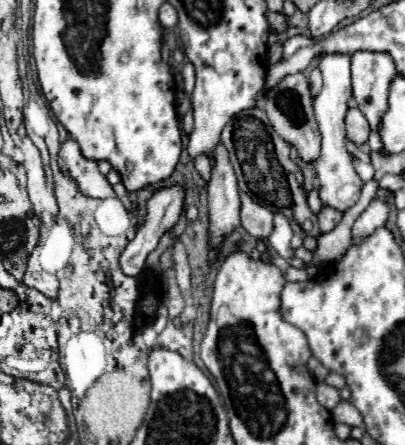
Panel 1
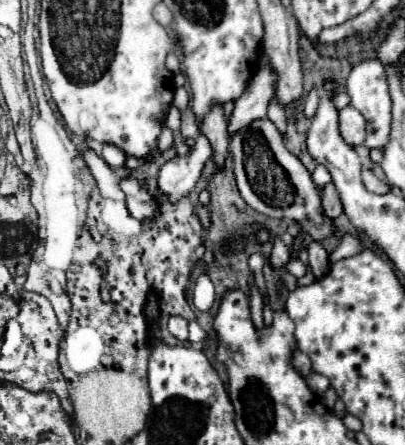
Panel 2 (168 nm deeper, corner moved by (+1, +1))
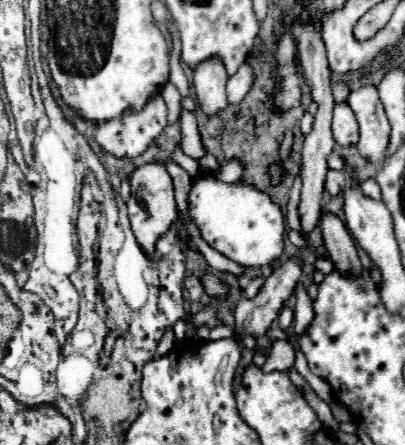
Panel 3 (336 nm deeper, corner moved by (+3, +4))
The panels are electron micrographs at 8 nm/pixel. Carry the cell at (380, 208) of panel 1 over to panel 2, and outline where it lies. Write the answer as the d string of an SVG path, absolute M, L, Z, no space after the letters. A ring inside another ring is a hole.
M345 235L343 241L341 241L341 245L329 255L329 261L335 263L335 261L339 261L339 259L353 257L353 255L357 255L359 251L361 251L361 241L359 241L357 237L353 237L353 235Z

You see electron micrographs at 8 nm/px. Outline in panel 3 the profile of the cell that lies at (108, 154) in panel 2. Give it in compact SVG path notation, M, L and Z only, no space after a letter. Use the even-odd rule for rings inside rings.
M157 94L153 100L149 100L149 104L145 106L143 112L139 112L139 114L125 112L125 116L121 116L121 120L109 120L109 122L99 124L95 140L99 142L99 146L105 152L113 154L115 158L135 158L149 148L149 144L163 132L165 126L167 126L167 106L165 106L163 98Z

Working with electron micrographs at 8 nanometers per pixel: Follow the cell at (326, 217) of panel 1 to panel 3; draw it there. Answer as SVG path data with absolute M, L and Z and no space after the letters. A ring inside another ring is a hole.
M329 170L327 172L327 180L325 180L325 190L331 194L331 196L339 196L341 194L341 190L343 190L343 186L345 186L345 172L341 170L341 172L333 172L333 170Z

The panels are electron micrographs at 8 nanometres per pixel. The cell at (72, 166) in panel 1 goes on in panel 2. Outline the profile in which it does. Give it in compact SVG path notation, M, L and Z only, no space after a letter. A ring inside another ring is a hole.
M93 149L85 151L83 153L83 159L89 165L89 169L91 169L91 173L93 173L93 177L97 181L99 191L101 191L103 197L109 197L109 199L125 199L125 195L123 195L123 191L119 187L119 181L121 181L119 175L111 167L107 167L107 163Z

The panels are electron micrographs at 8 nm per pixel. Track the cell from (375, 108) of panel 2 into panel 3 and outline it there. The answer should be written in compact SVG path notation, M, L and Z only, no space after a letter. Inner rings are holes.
M361 86L357 90L349 92L347 104L357 116L361 136L357 142L357 148L363 158L367 158L371 164L379 166L381 160L385 160L385 148L389 142L389 120L385 116L383 104L377 96L375 86Z

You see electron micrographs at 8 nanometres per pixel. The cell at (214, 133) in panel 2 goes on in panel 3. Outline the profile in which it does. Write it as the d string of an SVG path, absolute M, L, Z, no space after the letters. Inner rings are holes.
M207 60L195 68L195 92L199 110L209 118L219 116L227 108L225 84L227 74L219 60Z

